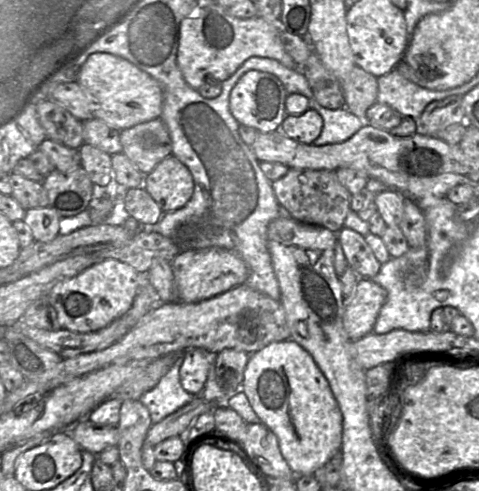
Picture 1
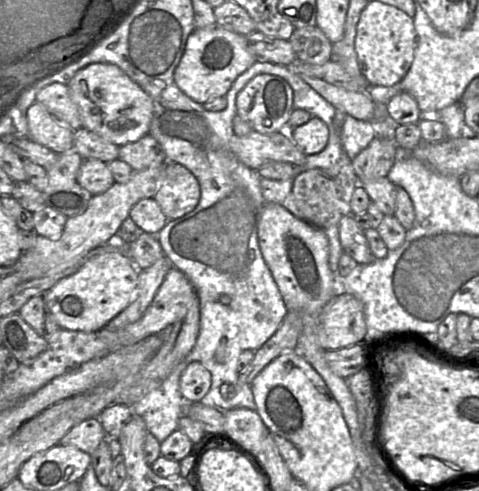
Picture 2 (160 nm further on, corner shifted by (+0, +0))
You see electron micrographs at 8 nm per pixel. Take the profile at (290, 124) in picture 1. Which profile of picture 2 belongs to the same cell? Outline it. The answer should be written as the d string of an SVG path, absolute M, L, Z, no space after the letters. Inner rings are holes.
M311 117L306 123L289 130L289 134L306 156L321 152L329 139L327 125L317 117Z

